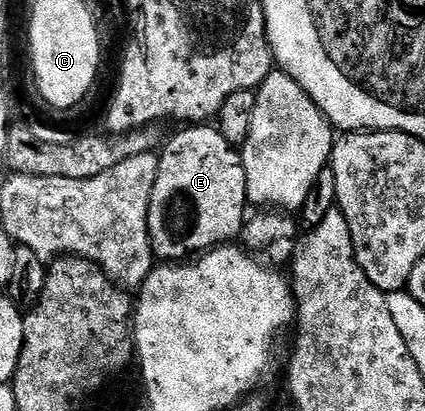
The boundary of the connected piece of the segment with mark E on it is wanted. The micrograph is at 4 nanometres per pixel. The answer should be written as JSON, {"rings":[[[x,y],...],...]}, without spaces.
{"rings":[[[191,125],[179,129],[165,147],[166,143],[162,148],[163,155],[161,151],[158,156],[157,181],[153,185],[147,218],[149,241],[156,260],[187,261],[213,247],[222,247],[238,240],[249,211],[242,154],[231,147],[229,141],[225,141],[219,130],[211,125]]]}

